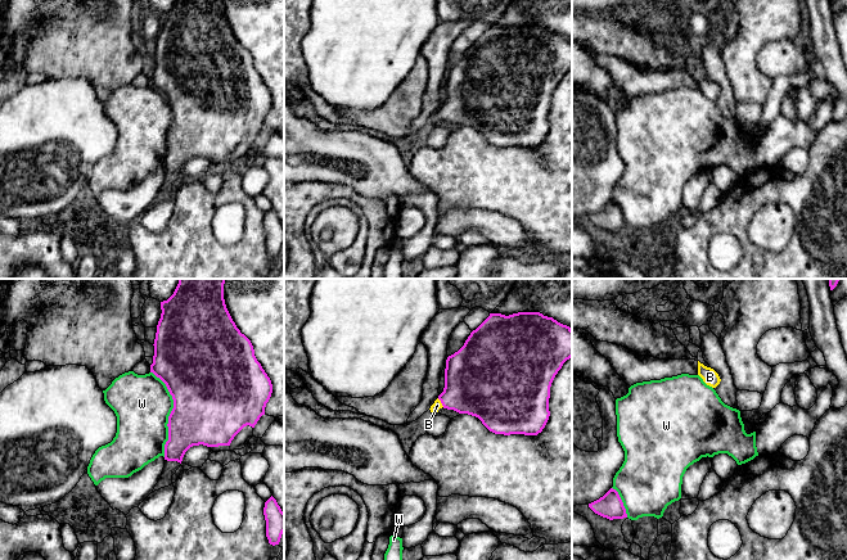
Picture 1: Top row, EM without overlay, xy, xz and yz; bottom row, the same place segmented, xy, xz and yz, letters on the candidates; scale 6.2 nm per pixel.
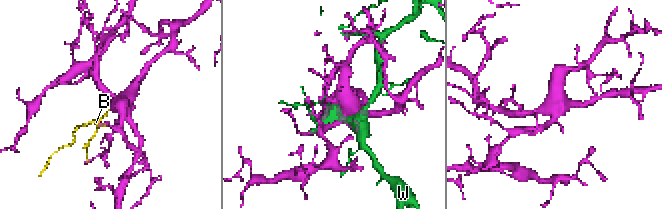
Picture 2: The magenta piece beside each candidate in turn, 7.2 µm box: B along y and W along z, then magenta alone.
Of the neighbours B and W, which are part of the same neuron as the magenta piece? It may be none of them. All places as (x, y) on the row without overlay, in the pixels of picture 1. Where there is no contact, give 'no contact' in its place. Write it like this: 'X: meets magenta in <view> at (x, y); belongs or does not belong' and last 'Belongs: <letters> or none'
B: meets magenta in xz at (441, 114); belongs
W: meets magenta in xy at (170, 126); does not belong
Belongs: B

